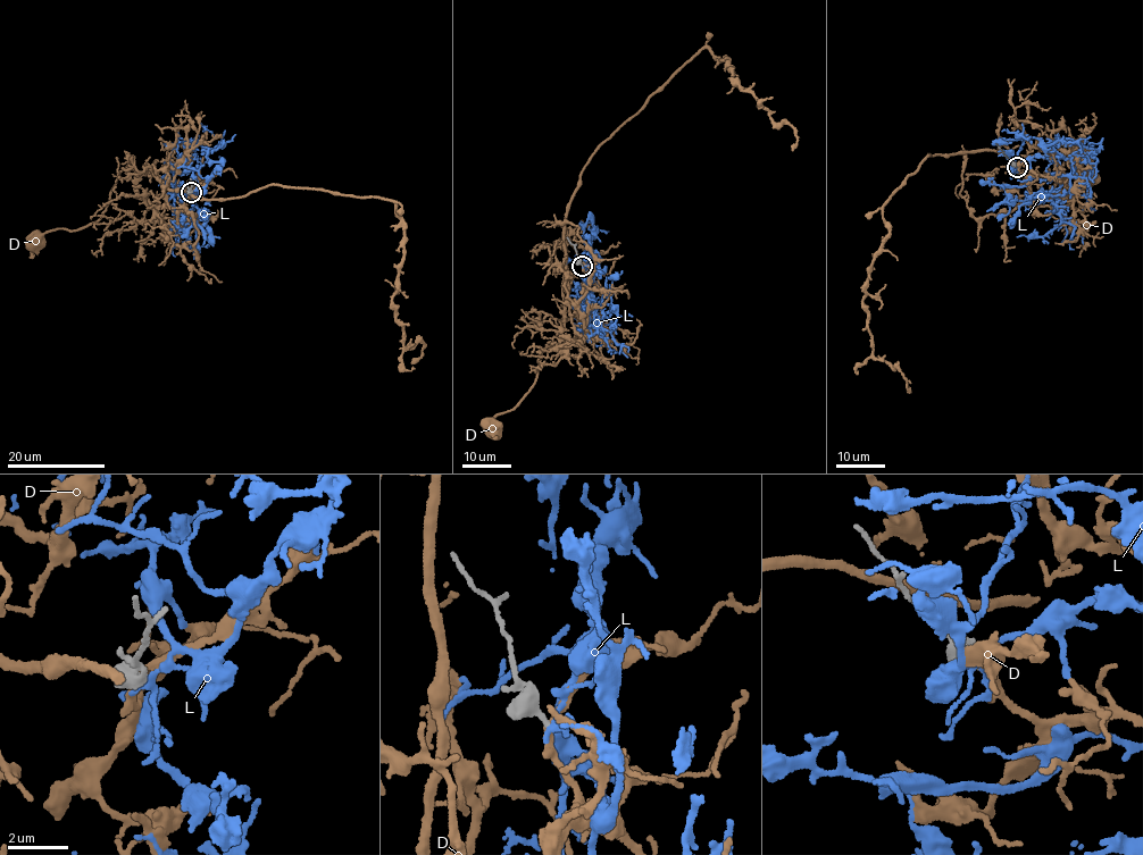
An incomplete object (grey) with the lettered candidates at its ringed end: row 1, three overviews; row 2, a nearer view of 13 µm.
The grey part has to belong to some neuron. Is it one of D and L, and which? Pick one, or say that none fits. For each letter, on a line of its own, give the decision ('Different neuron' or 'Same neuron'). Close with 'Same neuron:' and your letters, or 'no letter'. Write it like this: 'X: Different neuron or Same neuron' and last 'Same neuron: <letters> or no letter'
D: Same neuron
L: Different neuron
Same neuron: D

